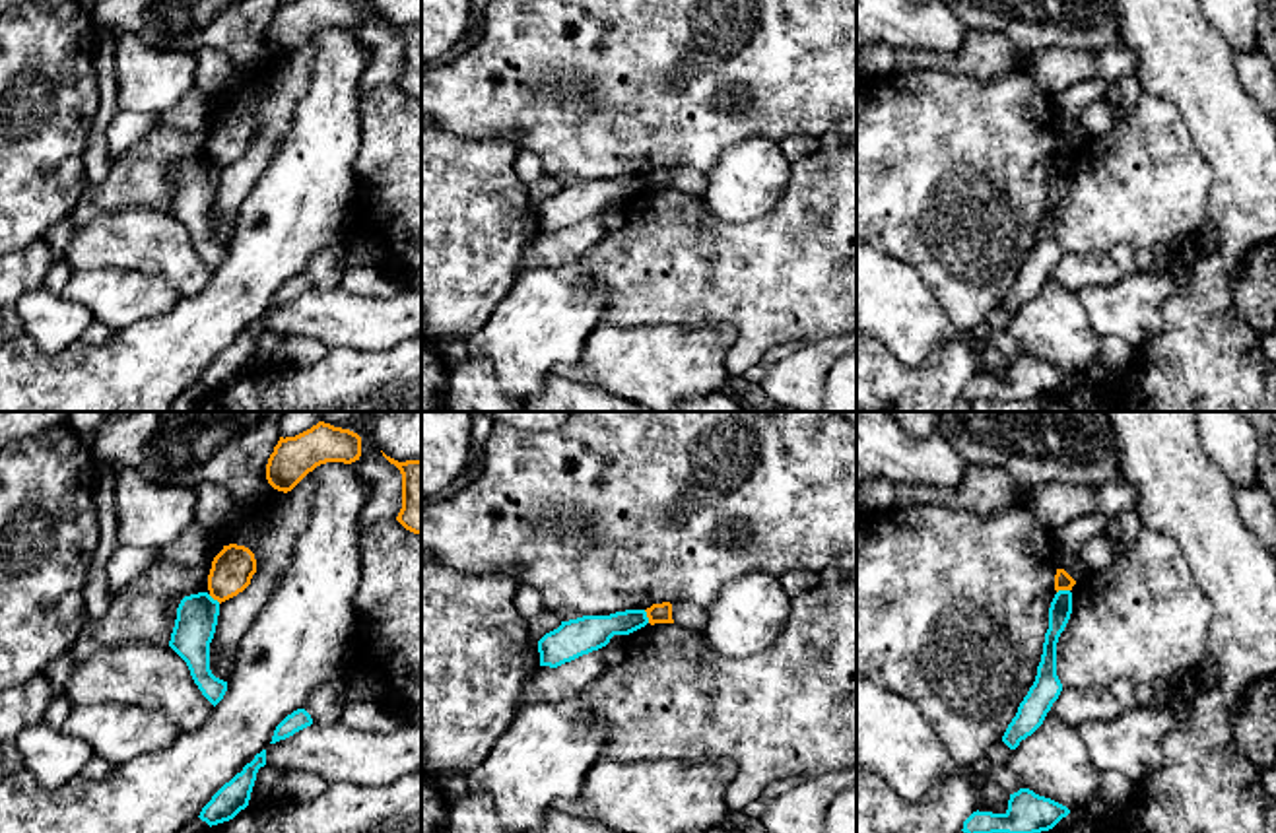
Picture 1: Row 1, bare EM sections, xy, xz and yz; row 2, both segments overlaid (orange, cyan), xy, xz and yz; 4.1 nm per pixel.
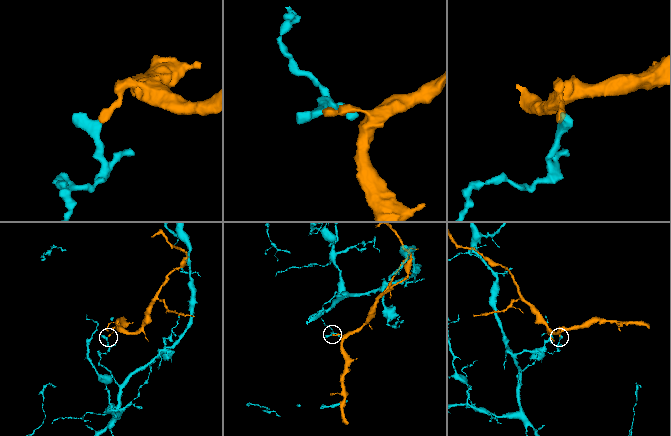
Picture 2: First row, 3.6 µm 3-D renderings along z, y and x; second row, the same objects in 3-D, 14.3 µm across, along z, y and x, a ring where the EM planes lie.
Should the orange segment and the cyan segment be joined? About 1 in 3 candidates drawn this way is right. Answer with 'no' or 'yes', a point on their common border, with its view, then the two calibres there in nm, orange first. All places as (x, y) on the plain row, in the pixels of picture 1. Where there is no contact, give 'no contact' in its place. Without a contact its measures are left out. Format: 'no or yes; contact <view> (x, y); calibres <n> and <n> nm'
no; contact xz (647, 181); calibres 80 and 140 nm

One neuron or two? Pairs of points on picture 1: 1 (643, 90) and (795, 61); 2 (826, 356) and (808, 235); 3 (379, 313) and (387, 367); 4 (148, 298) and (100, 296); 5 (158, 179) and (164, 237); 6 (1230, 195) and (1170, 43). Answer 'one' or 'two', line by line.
1: one
2: two
3: two
4: one
5: two
6: one

